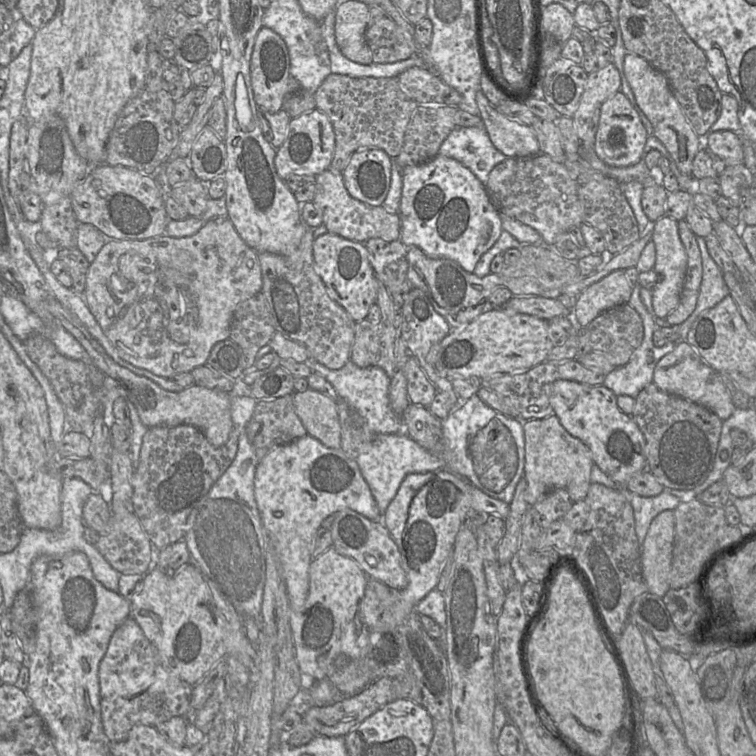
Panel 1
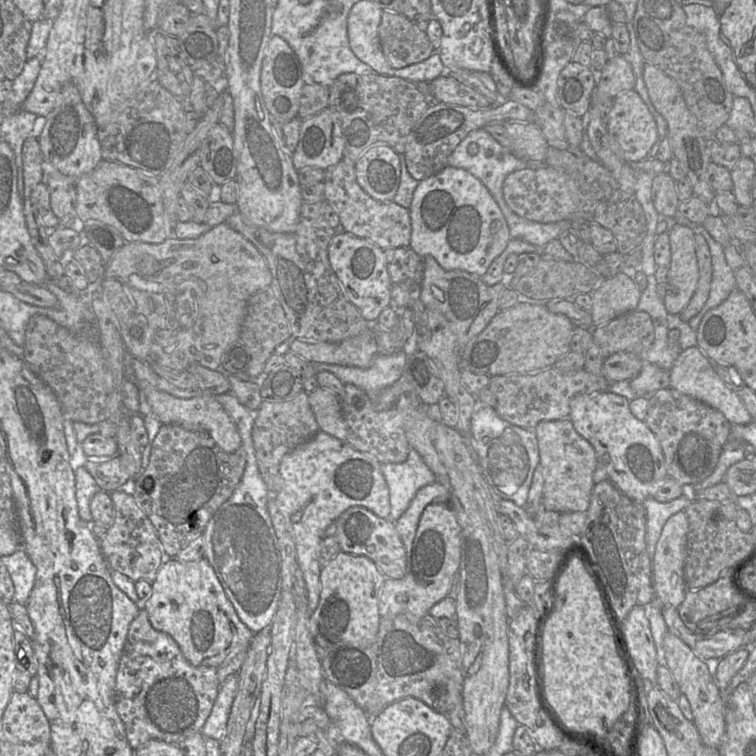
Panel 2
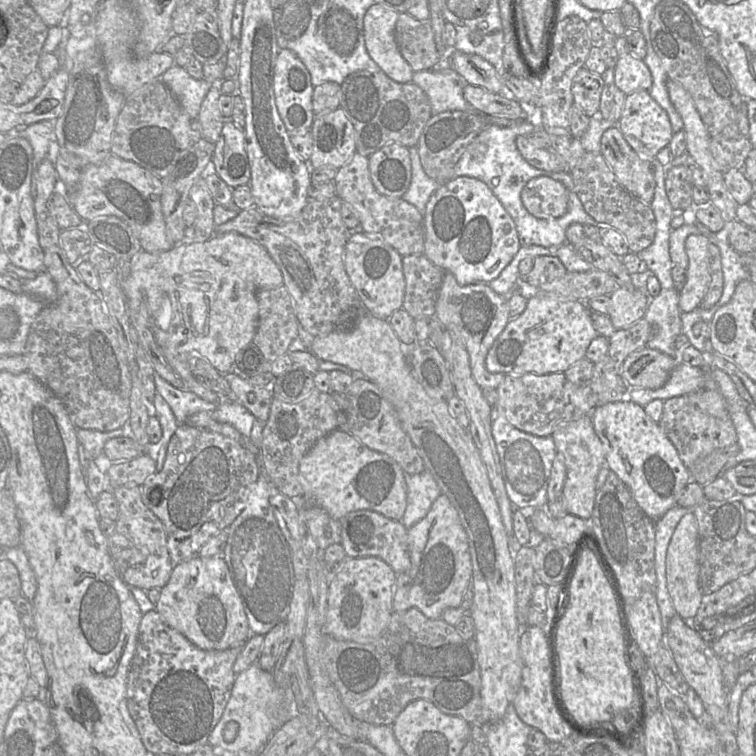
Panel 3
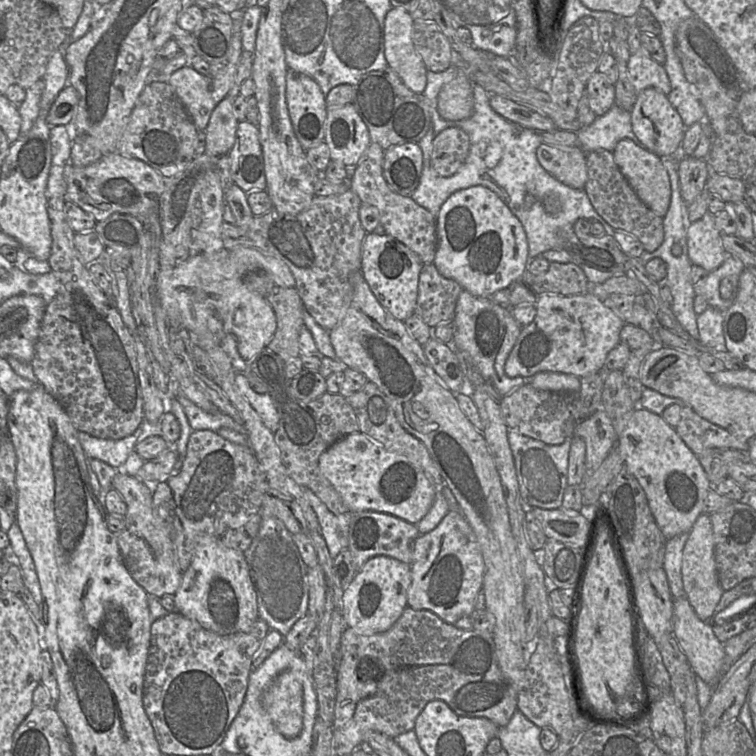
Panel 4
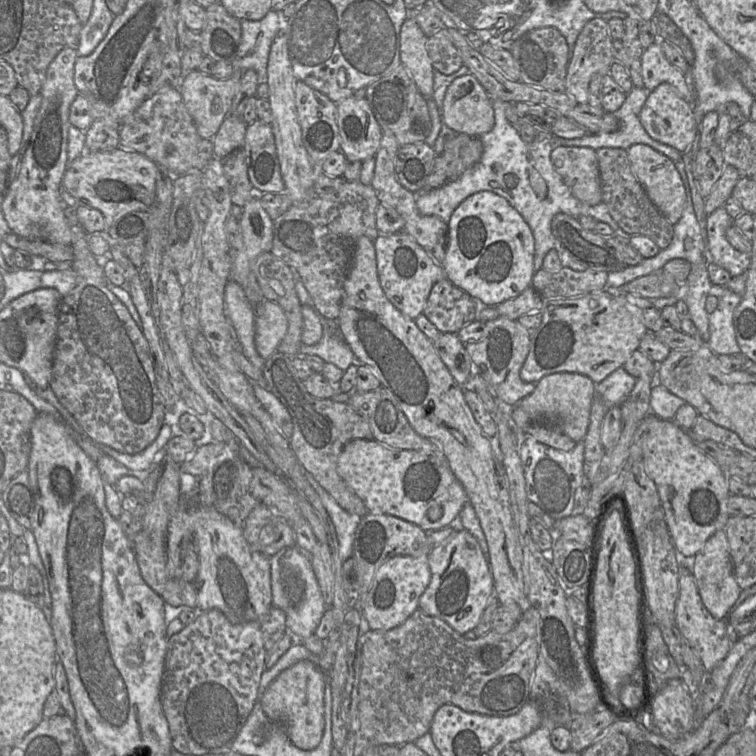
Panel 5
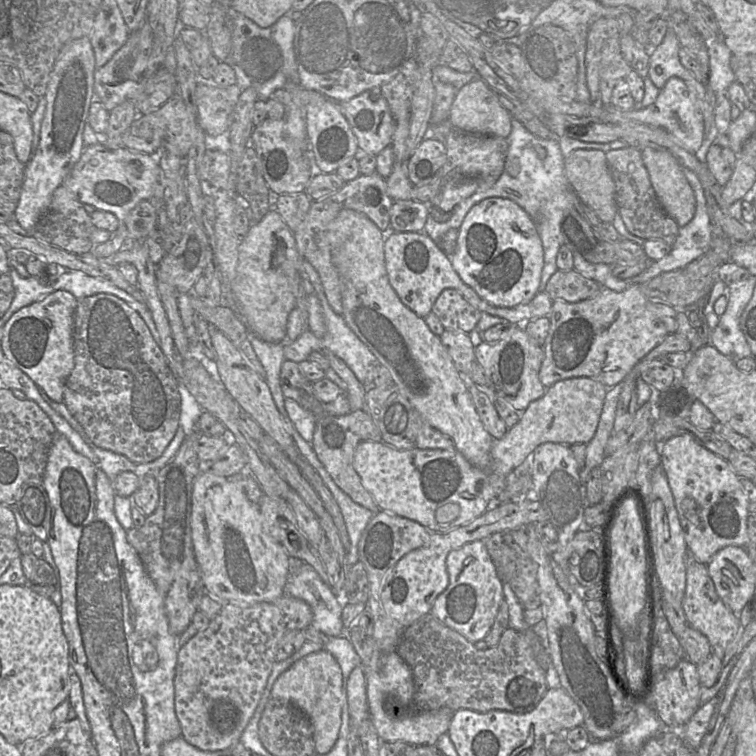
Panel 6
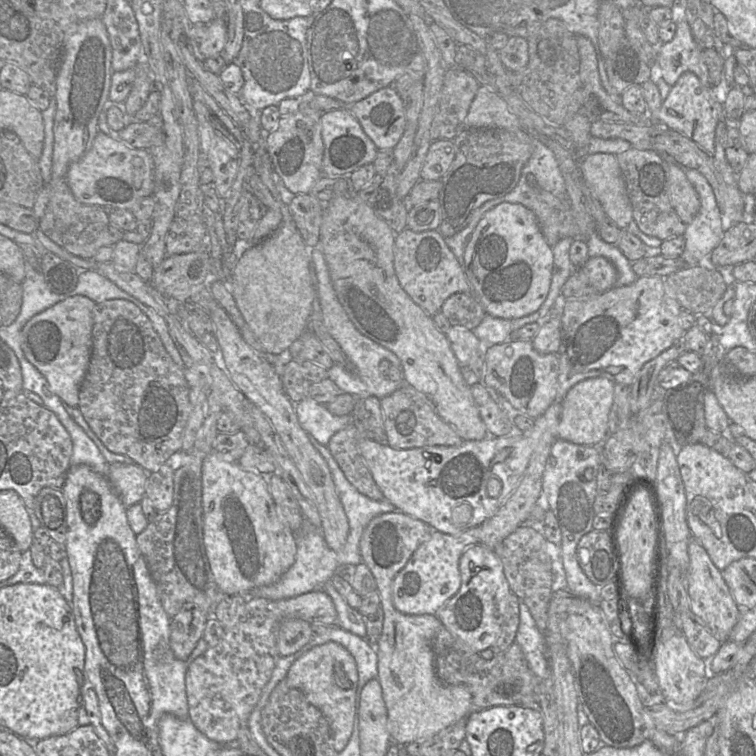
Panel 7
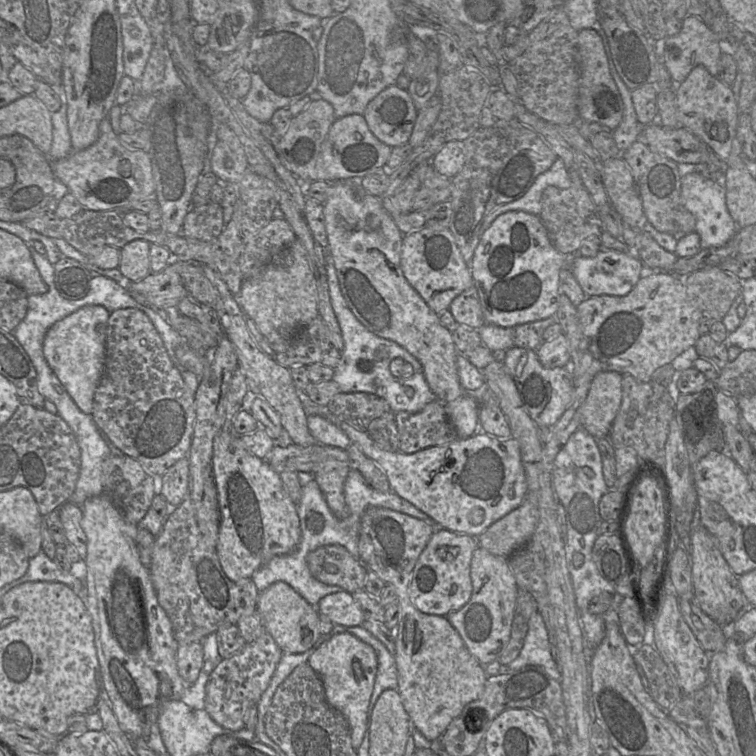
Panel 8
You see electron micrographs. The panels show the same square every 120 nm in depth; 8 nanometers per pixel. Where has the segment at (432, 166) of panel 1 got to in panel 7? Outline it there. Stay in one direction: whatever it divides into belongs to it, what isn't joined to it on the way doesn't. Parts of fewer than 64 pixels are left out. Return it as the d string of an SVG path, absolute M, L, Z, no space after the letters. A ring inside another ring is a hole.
M502 202L488 210L476 225L463 256L466 277L485 313L513 320L537 311L552 281L554 257L535 214L522 204Z

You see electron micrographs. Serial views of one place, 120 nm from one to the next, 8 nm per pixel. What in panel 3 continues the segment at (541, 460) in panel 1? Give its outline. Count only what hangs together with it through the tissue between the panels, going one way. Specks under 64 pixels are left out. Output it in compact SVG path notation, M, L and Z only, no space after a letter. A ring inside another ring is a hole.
M590 416L561 423L551 435L557 454L564 456L566 480L563 486L563 497L568 514L582 519L590 519L593 514L597 493L596 479L600 469L605 465L605 450L597 436Z

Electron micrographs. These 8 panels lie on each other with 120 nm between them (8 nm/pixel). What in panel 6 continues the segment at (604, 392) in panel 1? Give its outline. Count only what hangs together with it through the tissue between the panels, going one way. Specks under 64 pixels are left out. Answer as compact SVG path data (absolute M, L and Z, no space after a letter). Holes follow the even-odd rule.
M689 435L673 436L660 446L660 466L665 471L689 551L707 565L726 546L745 548L750 499L744 493L741 477L728 460L696 442Z

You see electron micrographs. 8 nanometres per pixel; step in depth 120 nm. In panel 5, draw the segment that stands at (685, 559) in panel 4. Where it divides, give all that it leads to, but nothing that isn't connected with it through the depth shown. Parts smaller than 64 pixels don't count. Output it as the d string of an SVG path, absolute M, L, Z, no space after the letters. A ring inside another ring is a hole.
M723 530L716 531L706 541L702 550L694 556L692 574L706 609L714 618L725 620L739 598L742 589L734 577L729 543Z

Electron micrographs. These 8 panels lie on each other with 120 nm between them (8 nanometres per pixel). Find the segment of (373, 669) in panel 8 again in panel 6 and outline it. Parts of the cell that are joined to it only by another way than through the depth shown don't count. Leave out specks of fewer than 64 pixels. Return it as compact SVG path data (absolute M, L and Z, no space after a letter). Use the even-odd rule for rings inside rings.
M320 650L308 654L292 664L275 681L270 697L289 702L304 711L314 728L315 750L328 753L335 745L342 725L342 709L347 703L346 680L335 657Z

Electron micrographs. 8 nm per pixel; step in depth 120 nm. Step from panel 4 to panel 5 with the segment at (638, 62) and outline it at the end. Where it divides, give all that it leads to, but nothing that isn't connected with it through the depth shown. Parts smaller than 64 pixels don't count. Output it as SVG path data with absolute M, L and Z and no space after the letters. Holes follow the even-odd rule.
M659 43L645 49L640 60L643 87L652 91L666 82L674 86L687 102L694 101L694 91L689 77L666 59Z

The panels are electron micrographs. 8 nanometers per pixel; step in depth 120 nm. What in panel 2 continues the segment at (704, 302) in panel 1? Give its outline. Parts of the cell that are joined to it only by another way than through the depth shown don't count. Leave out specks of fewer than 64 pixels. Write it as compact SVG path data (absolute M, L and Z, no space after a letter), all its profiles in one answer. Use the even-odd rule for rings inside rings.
M675 216L678 224L687 226L695 233L700 233L706 240L712 257L712 280L709 297L701 311L689 320L689 326L692 330L697 330L703 316L711 309L716 308L724 302L728 296L736 289L735 276L727 264L724 255L724 246L714 240L709 232L701 225L690 220Z

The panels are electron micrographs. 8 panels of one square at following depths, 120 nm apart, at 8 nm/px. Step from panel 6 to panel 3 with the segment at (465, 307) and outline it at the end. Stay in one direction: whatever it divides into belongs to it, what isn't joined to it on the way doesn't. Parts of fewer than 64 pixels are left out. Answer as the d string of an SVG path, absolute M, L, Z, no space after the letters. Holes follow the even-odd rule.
M424 255L403 256L405 295L402 309L414 319L435 317L435 304L444 271Z

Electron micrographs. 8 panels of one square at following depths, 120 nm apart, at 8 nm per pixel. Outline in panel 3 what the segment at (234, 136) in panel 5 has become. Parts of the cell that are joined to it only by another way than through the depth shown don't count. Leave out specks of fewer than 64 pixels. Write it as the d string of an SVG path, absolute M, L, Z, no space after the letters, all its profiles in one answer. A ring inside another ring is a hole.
M221 82L212 84L202 102L197 118L201 124L202 138L214 145L219 140L226 122L218 104L219 97L222 95L219 90L220 84Z

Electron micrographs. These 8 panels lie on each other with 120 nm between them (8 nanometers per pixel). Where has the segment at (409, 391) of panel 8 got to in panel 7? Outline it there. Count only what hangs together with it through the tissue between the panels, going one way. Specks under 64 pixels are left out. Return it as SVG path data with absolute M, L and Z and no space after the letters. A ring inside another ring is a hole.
M314 247L313 250L309 249L309 265L310 263L312 263L317 277L317 294L320 299L323 324L327 332L339 344L346 357L357 368L357 374L350 374L339 365L334 364L327 370L328 378L338 386L341 392L354 394L360 398L375 396L381 399L392 394L404 385L405 382L403 380L389 380L380 372L379 364L381 361L387 360L396 367L400 367L400 360L392 351L367 338L356 329L337 297L330 277L328 265L319 247Z

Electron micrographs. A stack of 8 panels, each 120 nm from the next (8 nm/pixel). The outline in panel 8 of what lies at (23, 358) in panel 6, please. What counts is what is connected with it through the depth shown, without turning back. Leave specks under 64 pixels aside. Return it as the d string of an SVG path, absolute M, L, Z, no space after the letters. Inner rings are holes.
M100 305L84 306L57 321L43 342L44 357L79 409L91 415L93 399L104 371L106 329L110 312Z

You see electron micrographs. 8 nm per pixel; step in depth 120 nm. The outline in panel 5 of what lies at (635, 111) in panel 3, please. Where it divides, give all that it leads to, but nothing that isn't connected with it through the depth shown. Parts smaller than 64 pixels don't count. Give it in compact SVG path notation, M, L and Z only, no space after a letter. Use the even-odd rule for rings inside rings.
M666 82L650 92L639 113L639 119L651 138L681 153L692 145L696 136L696 121L691 105L674 86Z

